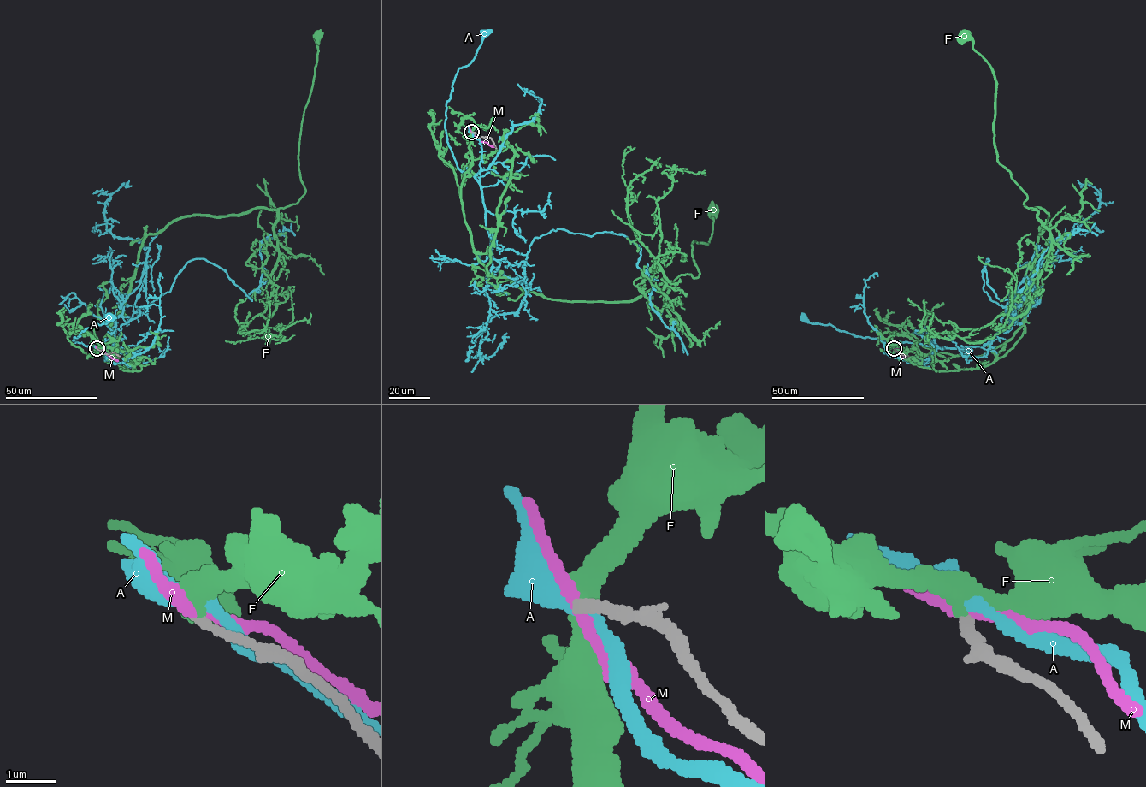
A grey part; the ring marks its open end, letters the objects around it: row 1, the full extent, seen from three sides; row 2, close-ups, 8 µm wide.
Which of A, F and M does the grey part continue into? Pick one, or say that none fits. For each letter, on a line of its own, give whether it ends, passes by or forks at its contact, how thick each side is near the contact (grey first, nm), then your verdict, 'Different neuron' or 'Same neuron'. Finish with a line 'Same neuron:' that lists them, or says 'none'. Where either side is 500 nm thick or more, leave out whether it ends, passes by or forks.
A: It passes by. Thickness 190 nm (grey) against 360 nm. Different neuron
F: It passes by. Thickness 200 nm (grey) against 360 nm. Different neuron
M: It passes by. Thickness 190 nm (grey) against 220 nm. Different neuron
Same neuron: none

